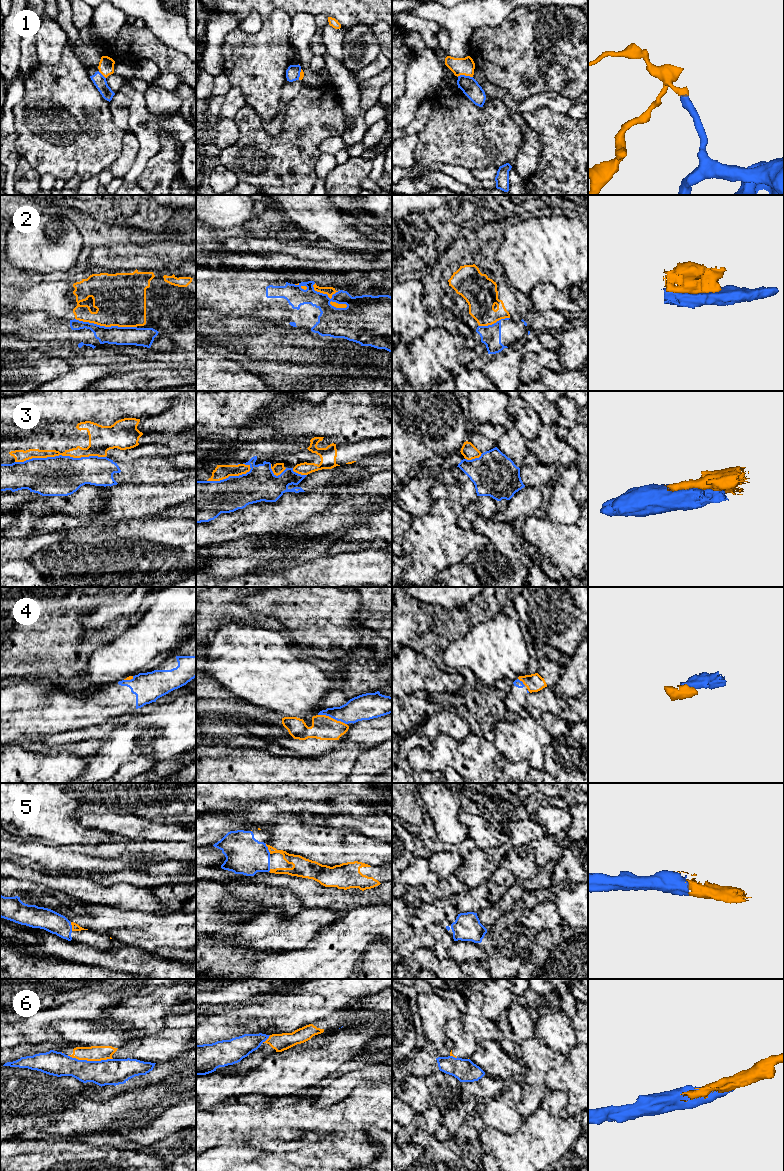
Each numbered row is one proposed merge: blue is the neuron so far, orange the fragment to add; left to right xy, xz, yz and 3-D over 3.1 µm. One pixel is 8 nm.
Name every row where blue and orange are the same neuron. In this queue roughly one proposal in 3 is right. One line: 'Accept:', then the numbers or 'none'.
Accept: 4, 5

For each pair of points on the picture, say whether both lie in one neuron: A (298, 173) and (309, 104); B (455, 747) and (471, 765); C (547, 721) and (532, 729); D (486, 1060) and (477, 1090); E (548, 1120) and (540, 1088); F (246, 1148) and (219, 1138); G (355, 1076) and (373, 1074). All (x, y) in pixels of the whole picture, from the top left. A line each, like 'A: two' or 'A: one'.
A: one
B: one
C: two
D: two
E: two
F: two
G: one

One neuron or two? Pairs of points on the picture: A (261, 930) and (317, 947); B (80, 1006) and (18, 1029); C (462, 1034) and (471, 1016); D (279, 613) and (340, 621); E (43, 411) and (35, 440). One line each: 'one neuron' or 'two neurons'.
A: two neurons
B: one neuron
C: two neurons
D: one neuron
E: two neurons

